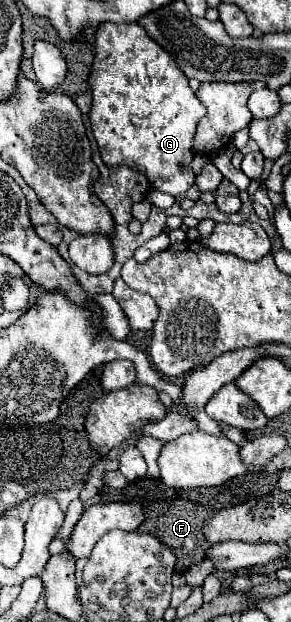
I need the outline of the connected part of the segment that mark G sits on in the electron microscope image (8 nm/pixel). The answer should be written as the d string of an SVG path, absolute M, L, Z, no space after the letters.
M102 23L94 35L94 63L90 73L92 109L89 118L92 133L96 137L102 161L108 167L126 165L140 173L146 173L156 190L170 193L172 197L182 197L194 185L194 173L190 171L192 139L198 121L204 117L206 109L198 97L188 87L186 75L174 63L170 53L166 53L138 23Z

